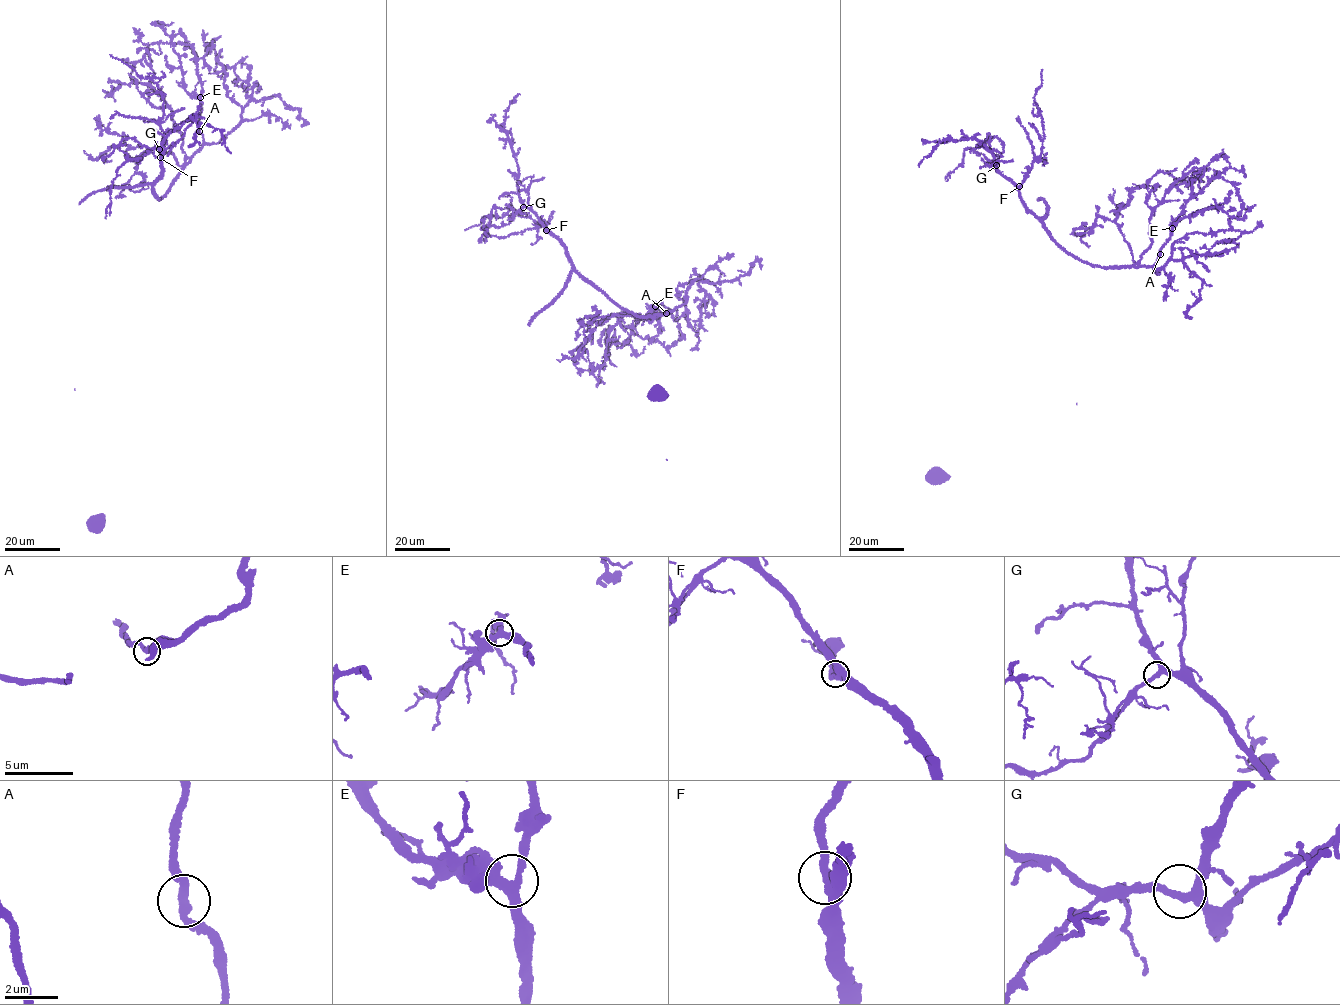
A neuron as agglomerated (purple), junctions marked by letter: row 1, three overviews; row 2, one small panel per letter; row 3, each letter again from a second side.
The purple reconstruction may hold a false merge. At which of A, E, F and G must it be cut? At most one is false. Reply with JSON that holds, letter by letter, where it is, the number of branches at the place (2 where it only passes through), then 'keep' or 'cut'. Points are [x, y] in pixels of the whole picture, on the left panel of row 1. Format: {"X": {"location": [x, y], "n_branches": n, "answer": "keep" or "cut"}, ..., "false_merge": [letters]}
{"A": {"location": [199, 131], "n_branches": 2, "answer": "keep"}, "E": {"location": [200, 97], "n_branches": 3, "answer": "keep"}, "F": {"location": [160, 157], "n_branches": 3, "answer": "keep"}, "G": {"location": [159, 149], "n_branches": 3, "answer": "keep"}, "false_merge": []}

